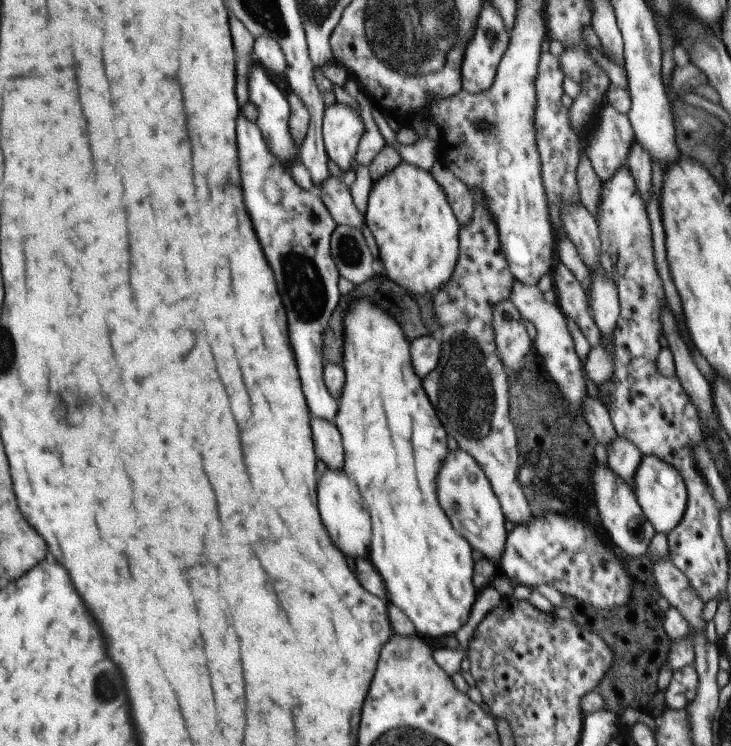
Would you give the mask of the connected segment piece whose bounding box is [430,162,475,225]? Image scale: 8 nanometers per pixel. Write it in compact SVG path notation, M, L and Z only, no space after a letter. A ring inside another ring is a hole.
M438 162L434 163L430 172L444 189L459 224L466 225L473 217L475 209L472 190Z

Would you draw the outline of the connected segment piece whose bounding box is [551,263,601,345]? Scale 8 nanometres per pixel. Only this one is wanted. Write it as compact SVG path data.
M558 264L551 275L557 292L558 306L566 317L573 318L582 334L594 345L601 332L593 319L585 288L565 264Z

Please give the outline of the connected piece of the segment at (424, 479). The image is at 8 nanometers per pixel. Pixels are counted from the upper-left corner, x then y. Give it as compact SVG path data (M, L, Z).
M370 298L356 300L344 312L344 372L346 386L338 402L336 426L342 434L346 464L344 470L352 474L368 512L372 516L370 560L382 574L390 602L396 604L414 622L416 630L428 638L455 635L466 624L476 600L474 590L474 560L470 544L458 536L448 516L436 498L436 476L446 448L446 430L440 424L424 388L418 380L412 360L410 344L396 320L370 302Z

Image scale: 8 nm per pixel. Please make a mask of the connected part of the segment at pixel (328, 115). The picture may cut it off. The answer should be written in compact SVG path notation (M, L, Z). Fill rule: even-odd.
M338 101L325 106L323 112L325 149L329 159L334 160L343 173L351 170L364 131L365 124L359 109Z

